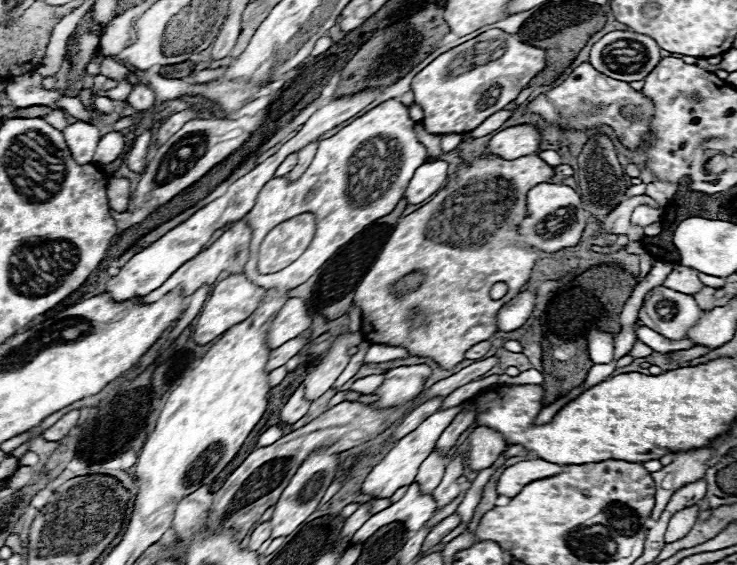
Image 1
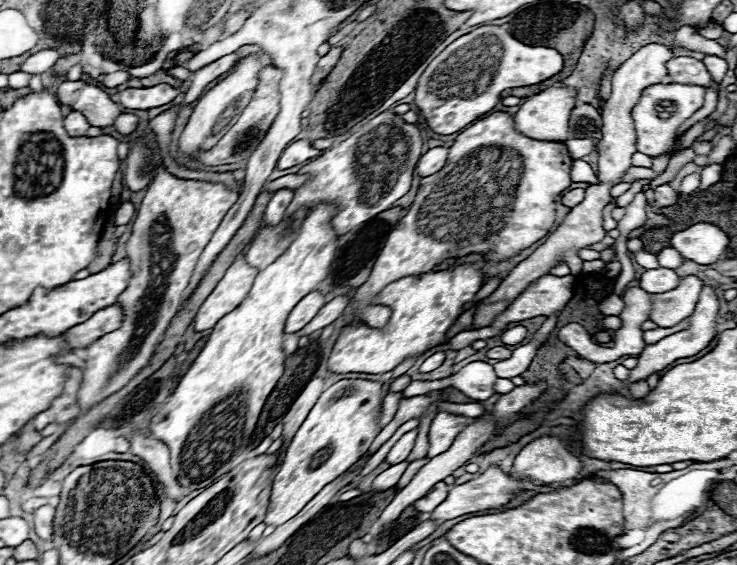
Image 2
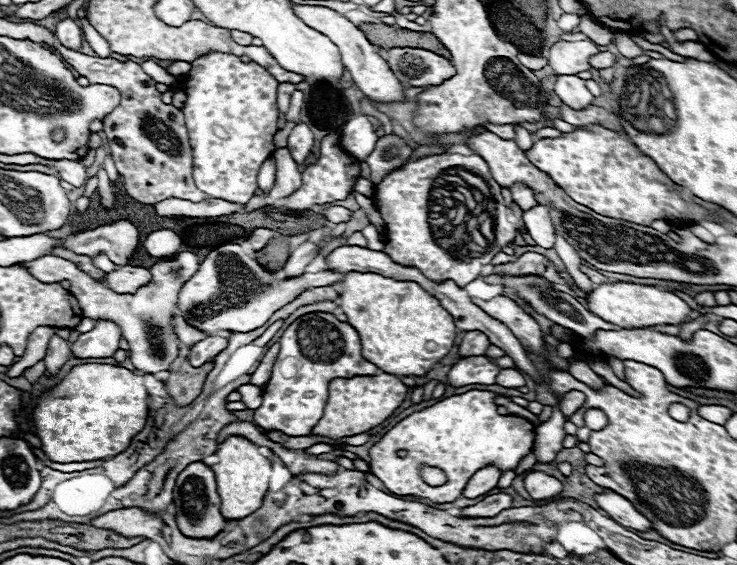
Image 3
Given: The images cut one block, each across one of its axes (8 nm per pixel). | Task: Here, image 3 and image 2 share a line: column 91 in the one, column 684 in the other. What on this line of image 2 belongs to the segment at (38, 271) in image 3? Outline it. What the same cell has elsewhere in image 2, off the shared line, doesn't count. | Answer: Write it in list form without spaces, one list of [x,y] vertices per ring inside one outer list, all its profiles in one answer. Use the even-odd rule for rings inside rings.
[[[684,276],[678,288],[664,294],[652,294],[650,320],[662,328],[670,328],[688,318],[694,312],[702,286],[704,284],[698,276]]]

